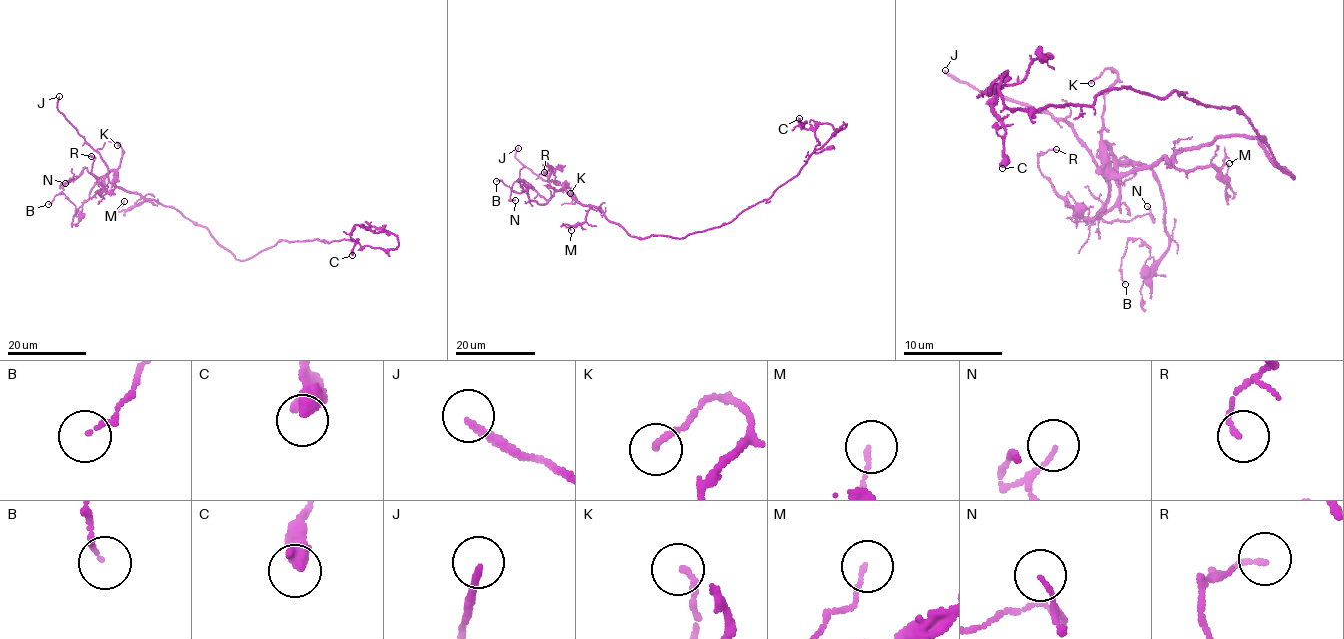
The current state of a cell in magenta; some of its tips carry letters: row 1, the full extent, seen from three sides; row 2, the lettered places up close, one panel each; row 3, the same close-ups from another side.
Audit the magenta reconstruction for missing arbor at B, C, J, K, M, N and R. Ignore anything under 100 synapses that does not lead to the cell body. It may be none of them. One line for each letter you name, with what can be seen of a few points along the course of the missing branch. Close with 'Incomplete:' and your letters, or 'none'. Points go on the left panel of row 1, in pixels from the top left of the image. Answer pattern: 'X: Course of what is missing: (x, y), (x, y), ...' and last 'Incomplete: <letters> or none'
J: Course of what is missing: (59, 96), (61, 89), (136, 17)
Incomplete: J

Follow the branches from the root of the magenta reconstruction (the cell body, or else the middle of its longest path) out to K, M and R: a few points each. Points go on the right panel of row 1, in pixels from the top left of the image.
K: (1284, 172), (1293, 177), (1265, 140), (1241, 133), (1118, 173), (1101, 138), (1118, 72), (1091, 83)
M: (1284, 172), (1293, 177), (1265, 140), (1241, 133), (1170, 159), (1217, 169), (1225, 197), (1229, 163)
R: (1284, 172), (1293, 177), (1265, 140), (1222, 136), (1107, 177), (1093, 221), (1041, 170), (1038, 156), (1056, 149)

